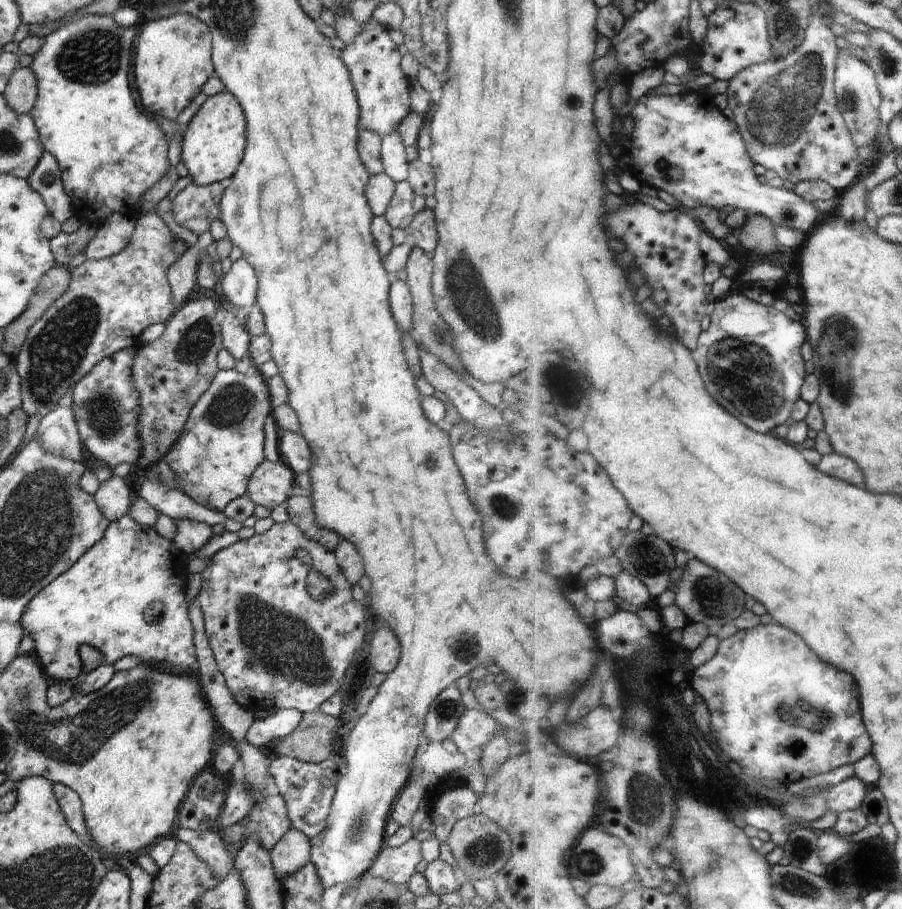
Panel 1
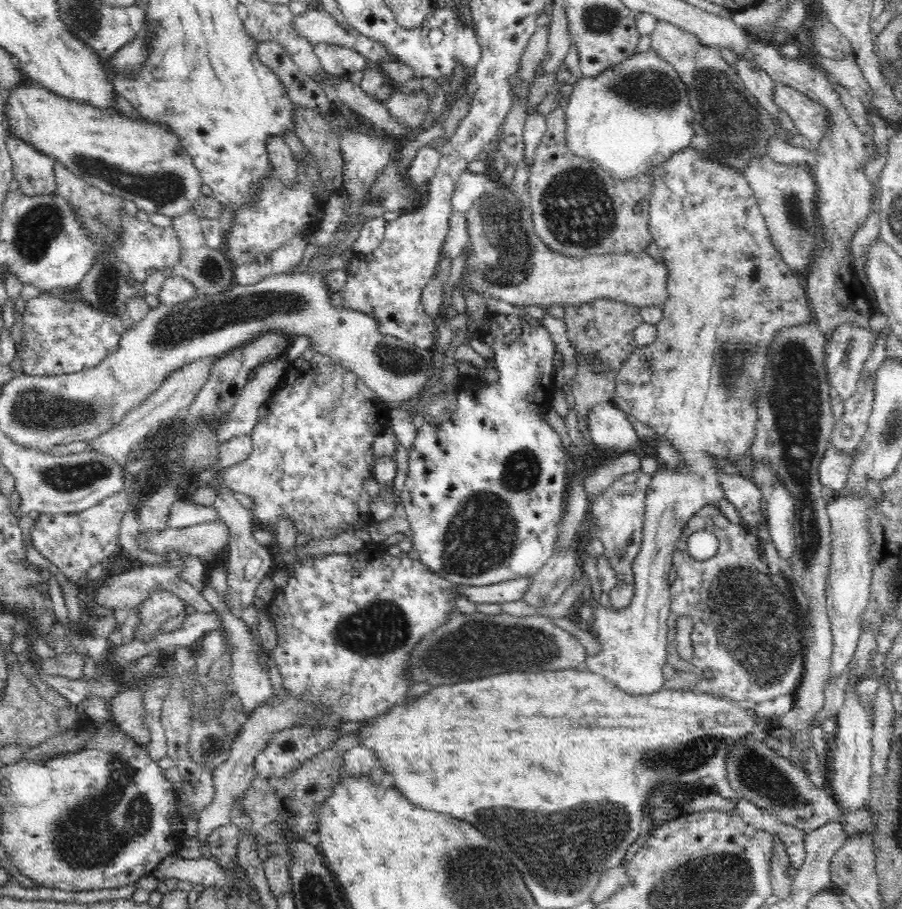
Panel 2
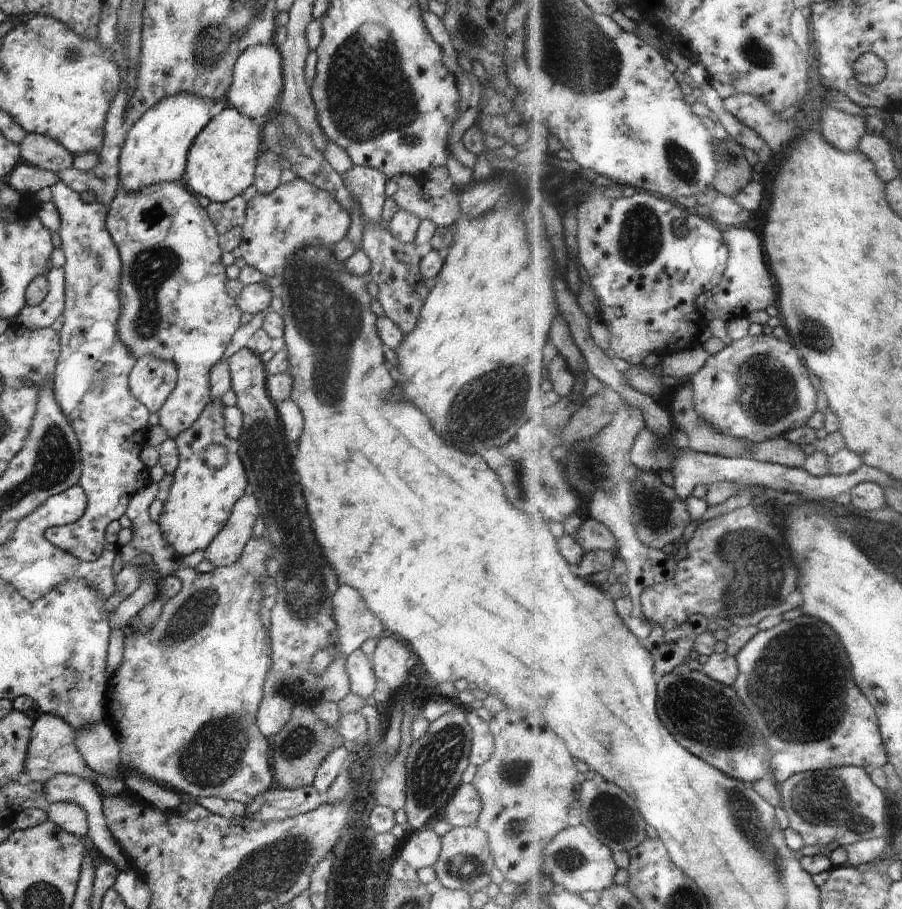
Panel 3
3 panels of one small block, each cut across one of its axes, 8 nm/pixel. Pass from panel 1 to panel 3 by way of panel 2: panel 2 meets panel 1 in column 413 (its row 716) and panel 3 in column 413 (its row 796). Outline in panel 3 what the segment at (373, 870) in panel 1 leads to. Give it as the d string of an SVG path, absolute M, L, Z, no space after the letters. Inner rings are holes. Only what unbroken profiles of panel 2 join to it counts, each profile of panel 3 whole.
M422 827L418 832L409 833L400 858L412 868L430 868L440 856L441 837L430 827Z

